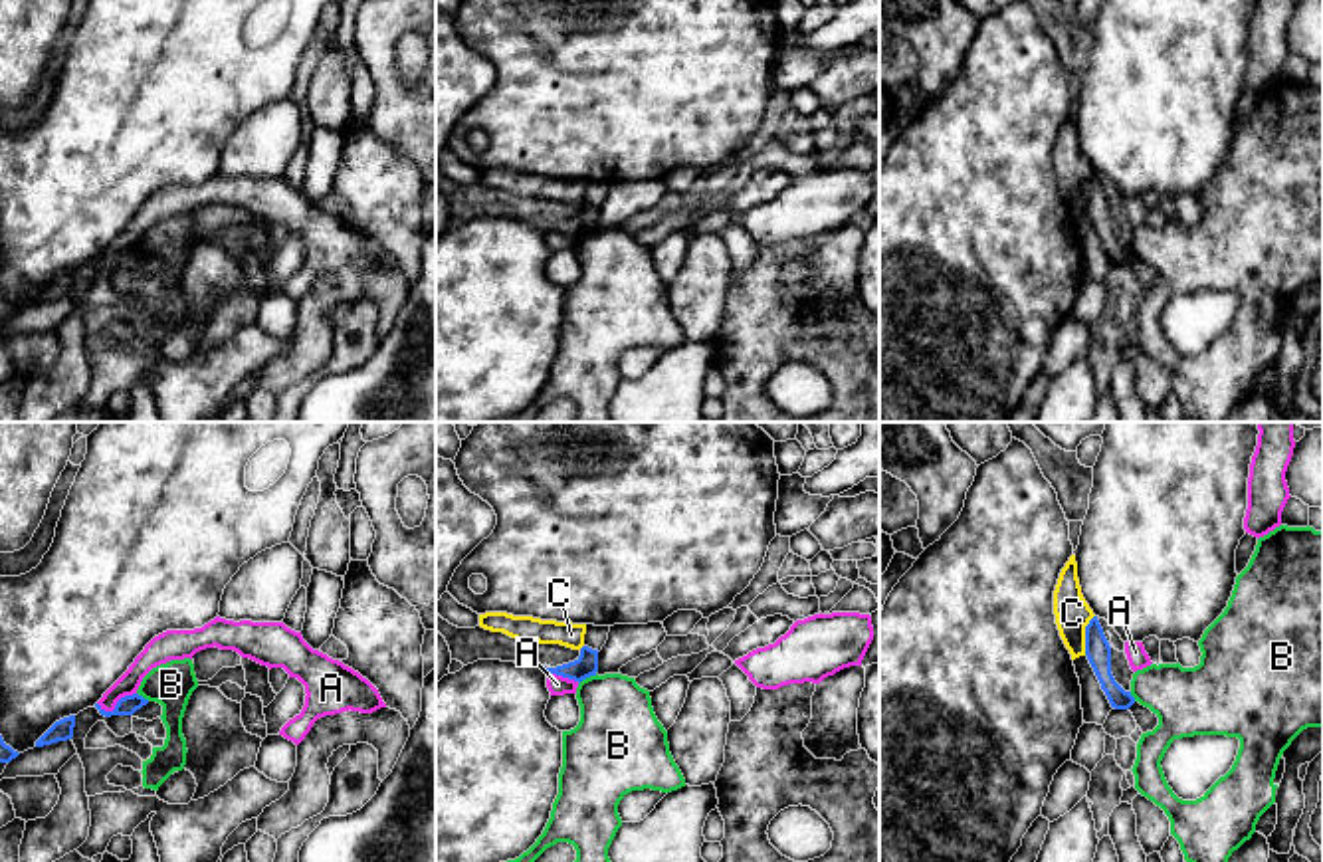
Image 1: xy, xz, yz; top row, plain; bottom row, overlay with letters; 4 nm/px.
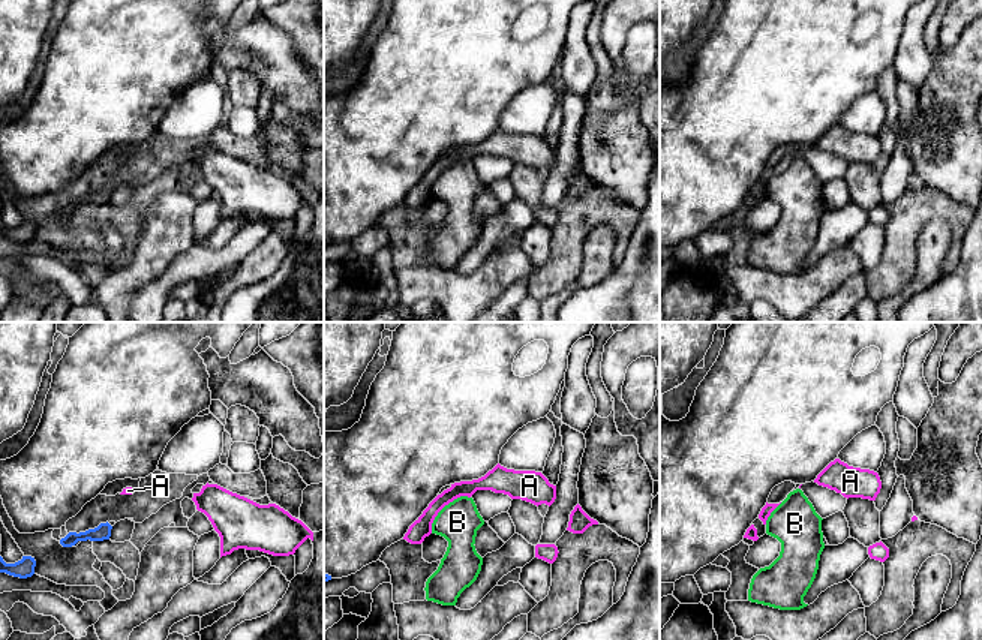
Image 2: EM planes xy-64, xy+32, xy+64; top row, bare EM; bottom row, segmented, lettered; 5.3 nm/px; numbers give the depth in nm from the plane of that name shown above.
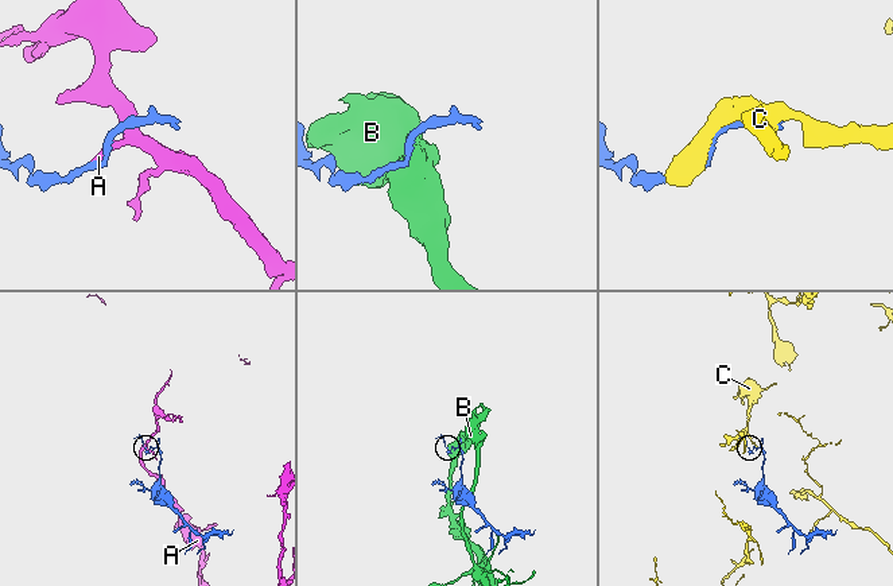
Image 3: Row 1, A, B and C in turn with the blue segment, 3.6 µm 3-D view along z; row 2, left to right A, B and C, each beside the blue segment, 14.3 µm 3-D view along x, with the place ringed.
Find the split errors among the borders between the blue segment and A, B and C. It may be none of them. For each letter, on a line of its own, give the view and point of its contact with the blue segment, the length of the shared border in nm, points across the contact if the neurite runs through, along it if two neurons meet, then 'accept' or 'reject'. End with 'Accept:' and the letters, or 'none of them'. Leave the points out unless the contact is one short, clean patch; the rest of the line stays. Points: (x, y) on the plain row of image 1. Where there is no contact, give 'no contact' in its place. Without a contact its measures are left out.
A: contact xy (117, 260); length 170 nm; border xy (135, 248), (121, 254), (111, 266), (103, 266), (98, 260); reject
B: contact xz (587, 232); length 90 nm; border xz (597, 230), (579, 240); reject
C: contact yz (1086, 191); length 170 nm; reject
Accept: none of them

